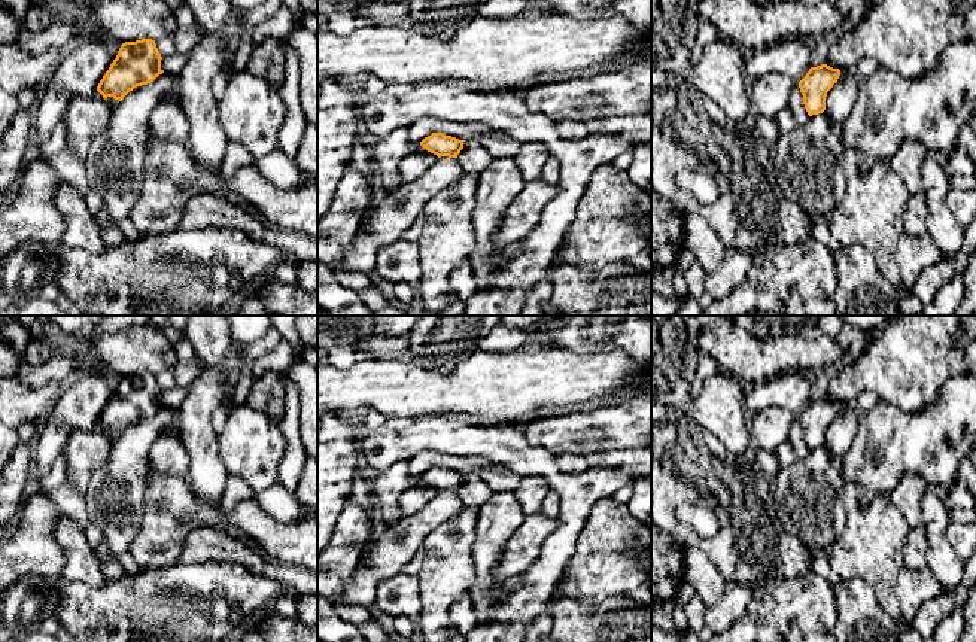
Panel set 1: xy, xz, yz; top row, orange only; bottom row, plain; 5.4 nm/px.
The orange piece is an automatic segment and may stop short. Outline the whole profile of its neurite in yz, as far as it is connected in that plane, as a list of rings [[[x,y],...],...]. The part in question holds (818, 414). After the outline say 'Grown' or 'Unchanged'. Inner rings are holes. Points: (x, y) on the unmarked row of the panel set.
[[[821,398],[811,401],[806,410],[799,416],[803,438],[809,450],[823,447],[826,444],[827,426],[837,416],[839,410],[839,402]]]. Unchanged

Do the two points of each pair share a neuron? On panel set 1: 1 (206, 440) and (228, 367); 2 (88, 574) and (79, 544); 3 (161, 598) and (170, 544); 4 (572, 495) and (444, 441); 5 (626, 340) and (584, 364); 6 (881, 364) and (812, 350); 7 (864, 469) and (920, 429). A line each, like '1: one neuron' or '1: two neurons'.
1: one neuron
2: one neuron
3: two neurons
4: one neuron
5: two neurons
6: two neurons
7: one neuron

